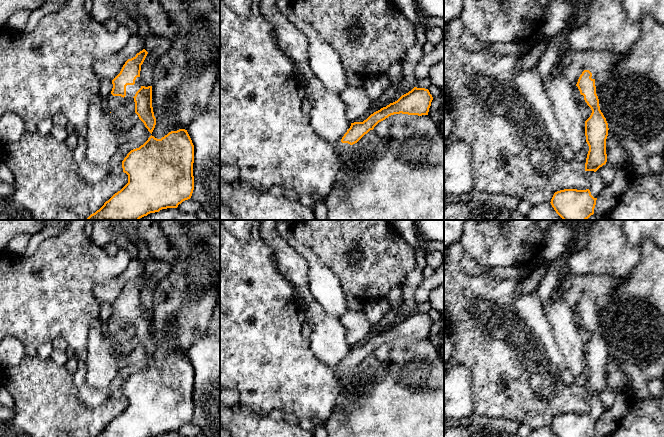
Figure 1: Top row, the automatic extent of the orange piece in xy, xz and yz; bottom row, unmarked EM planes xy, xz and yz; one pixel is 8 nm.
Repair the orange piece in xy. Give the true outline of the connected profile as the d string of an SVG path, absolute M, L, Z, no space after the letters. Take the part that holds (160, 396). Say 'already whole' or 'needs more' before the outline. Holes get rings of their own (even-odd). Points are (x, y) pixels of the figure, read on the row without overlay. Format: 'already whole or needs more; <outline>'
already whole; M185 353L171 355L161 363L150 360L139 372L131 374L122 385L128 407L95 437L155 437L177 432L191 422L194 414L194 369Z

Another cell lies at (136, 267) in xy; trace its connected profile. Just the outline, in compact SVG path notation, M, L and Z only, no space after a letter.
M132 258L126 270L116 278L96 285L93 295L100 304L113 304L128 283L145 273L145 264L139 258Z

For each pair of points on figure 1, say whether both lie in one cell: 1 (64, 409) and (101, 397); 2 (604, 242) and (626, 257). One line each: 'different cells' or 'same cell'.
1: different cells
2: same cell

